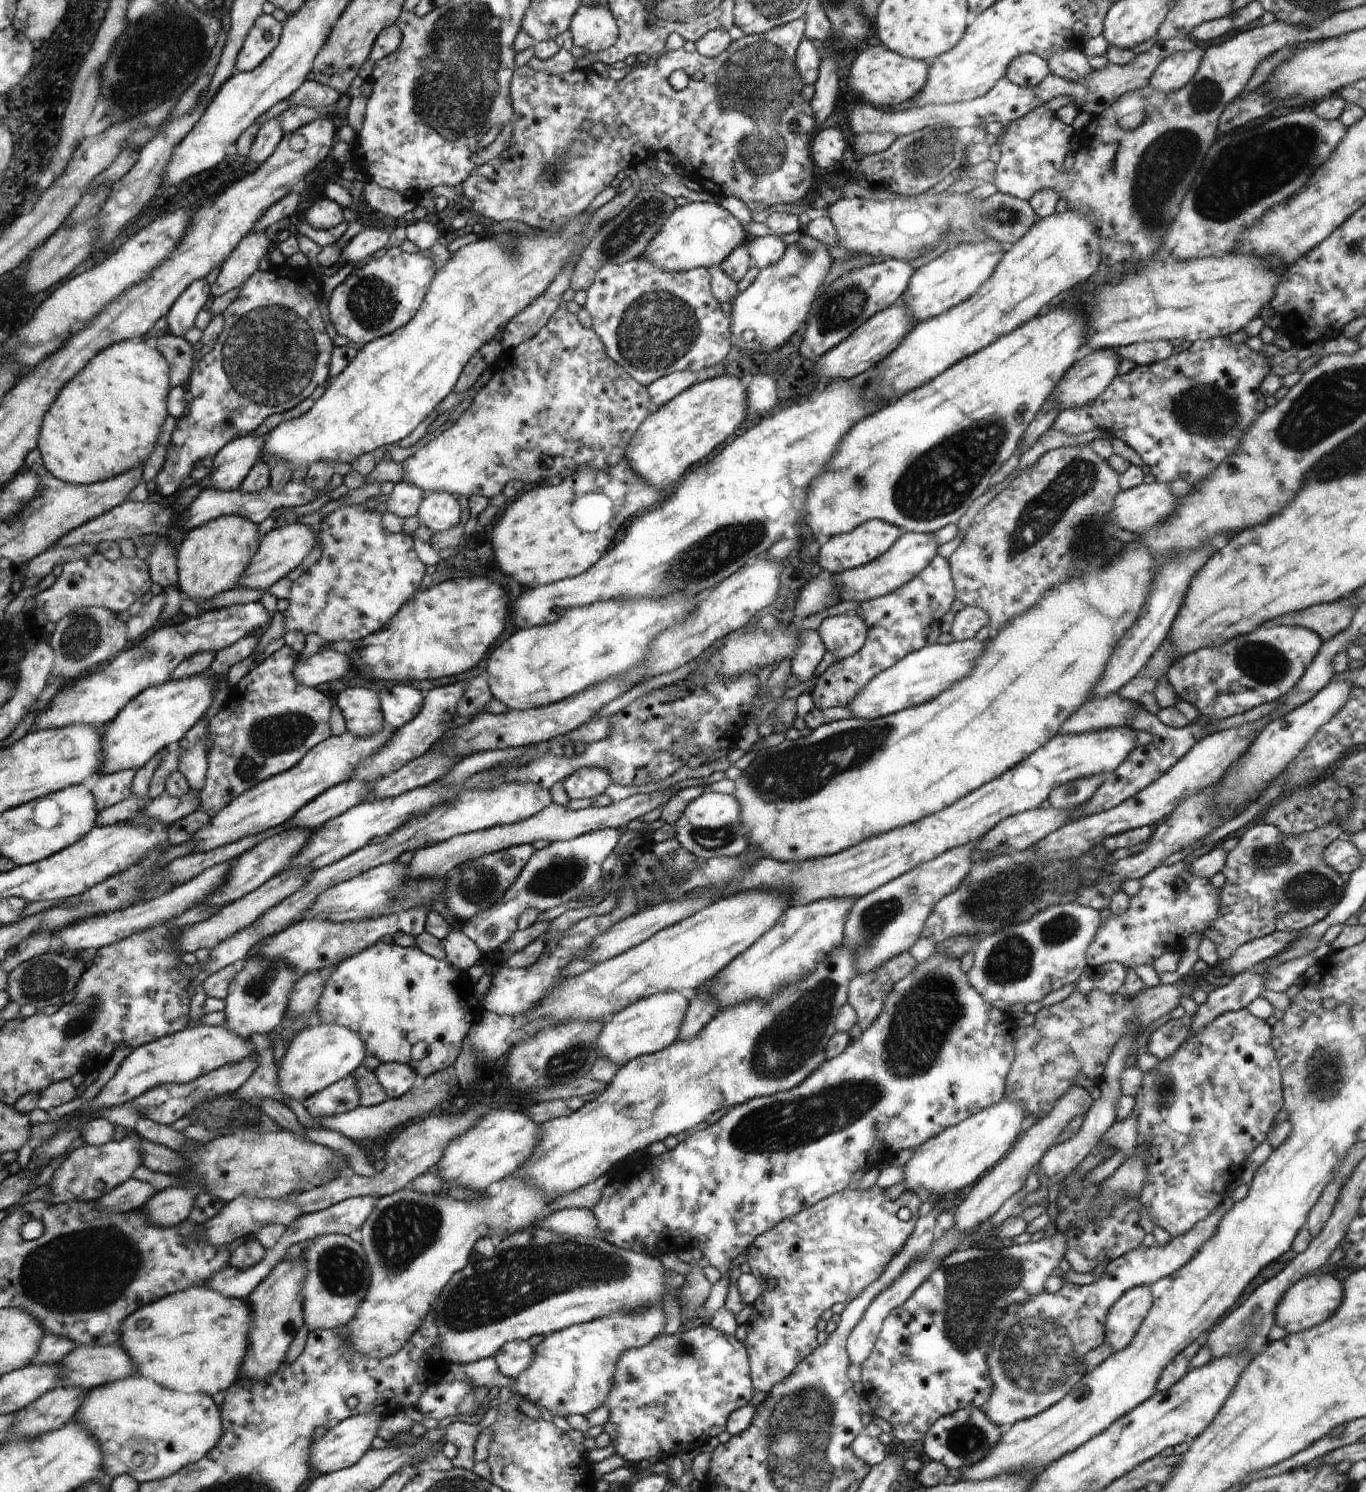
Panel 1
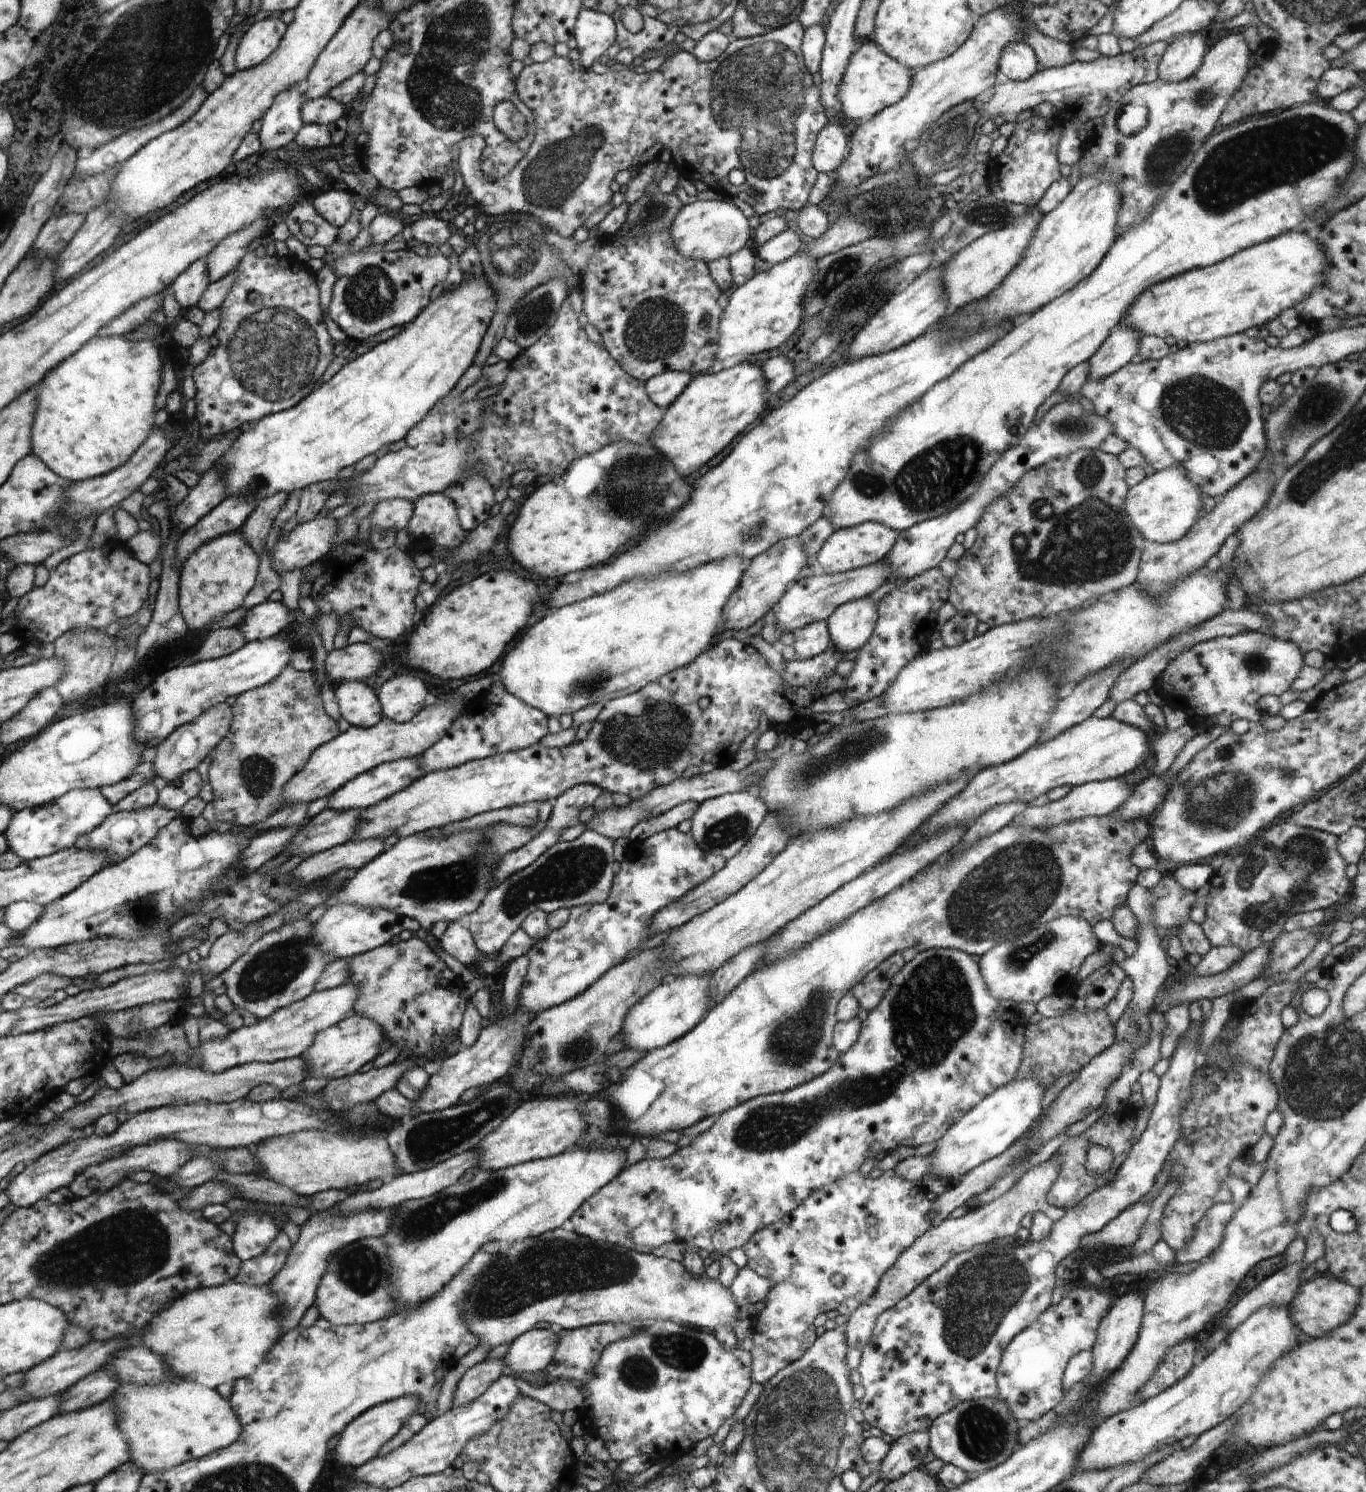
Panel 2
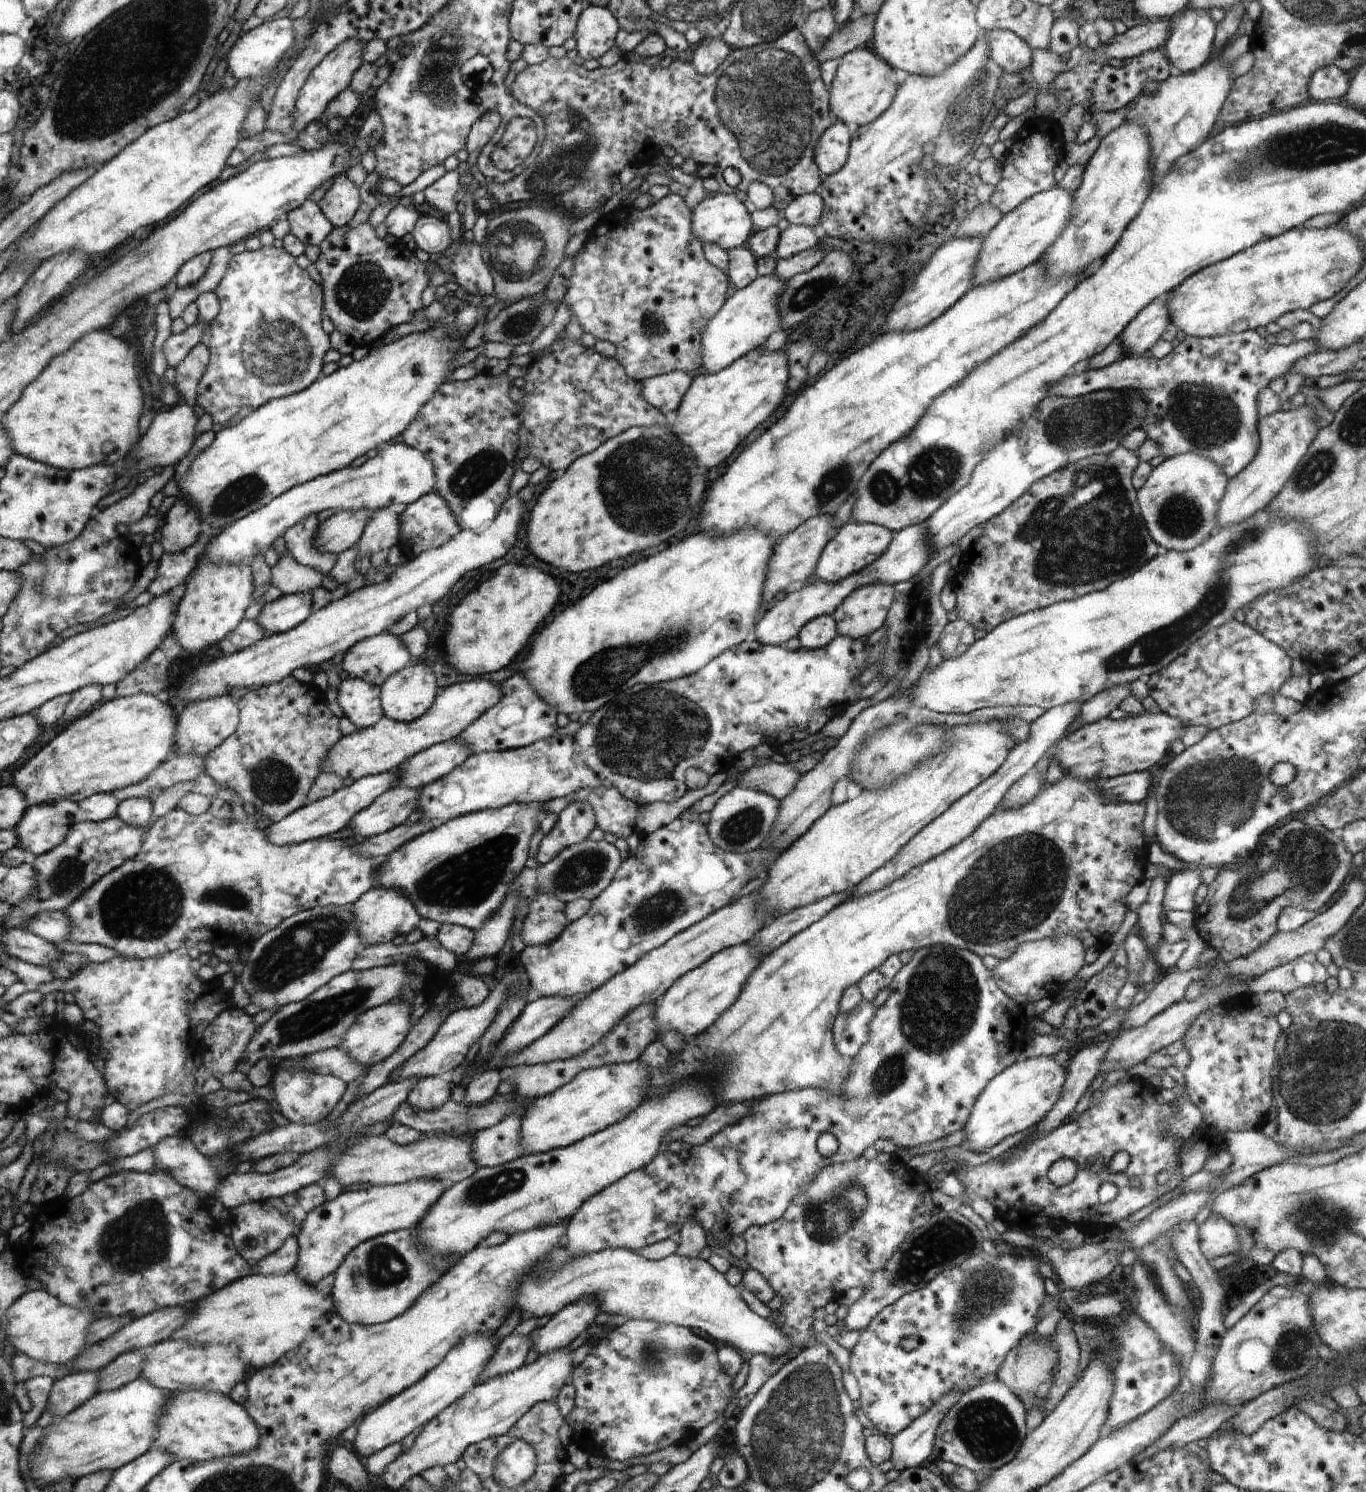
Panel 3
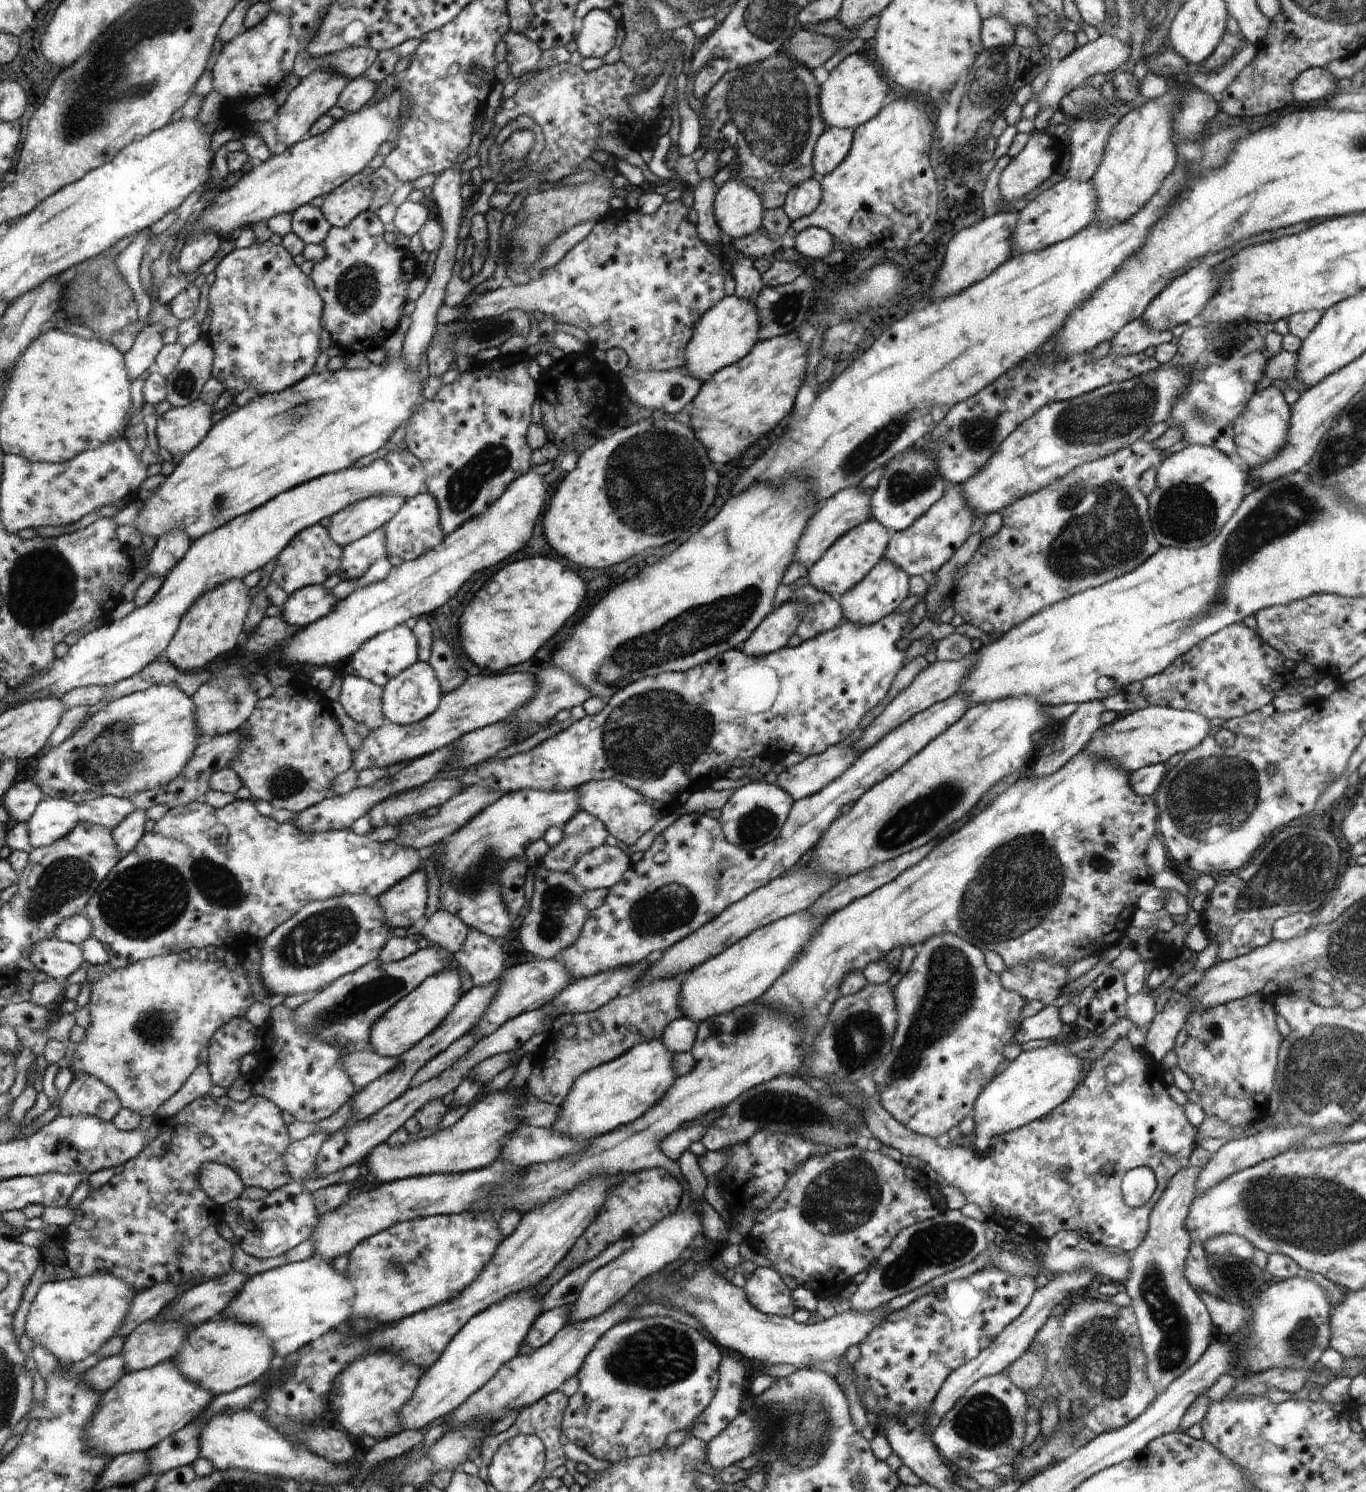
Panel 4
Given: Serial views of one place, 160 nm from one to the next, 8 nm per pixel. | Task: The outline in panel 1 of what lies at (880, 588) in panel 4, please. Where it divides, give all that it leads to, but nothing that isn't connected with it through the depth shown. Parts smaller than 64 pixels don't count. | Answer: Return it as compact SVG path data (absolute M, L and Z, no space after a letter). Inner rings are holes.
M855 612L826 618L821 621L821 625L816 630L823 640L825 649L832 653L837 661L851 657L855 652L858 652L865 643L867 633L864 621Z

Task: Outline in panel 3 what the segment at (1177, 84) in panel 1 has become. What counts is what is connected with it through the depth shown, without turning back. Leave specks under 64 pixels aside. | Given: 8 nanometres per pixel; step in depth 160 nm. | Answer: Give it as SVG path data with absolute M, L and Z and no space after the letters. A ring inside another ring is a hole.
M1186 8L1170 21L1166 54L1174 72L1198 70L1211 58L1216 23L1208 11Z

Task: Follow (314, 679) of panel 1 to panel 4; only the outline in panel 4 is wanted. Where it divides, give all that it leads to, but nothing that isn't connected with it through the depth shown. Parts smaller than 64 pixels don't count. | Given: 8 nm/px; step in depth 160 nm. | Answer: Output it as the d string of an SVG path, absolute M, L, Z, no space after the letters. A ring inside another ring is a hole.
M404 623L400 624L390 631L374 636L350 658L350 666L355 675L362 676L383 688L391 679L395 679L406 668L413 667L418 662L419 643L416 634L412 634Z

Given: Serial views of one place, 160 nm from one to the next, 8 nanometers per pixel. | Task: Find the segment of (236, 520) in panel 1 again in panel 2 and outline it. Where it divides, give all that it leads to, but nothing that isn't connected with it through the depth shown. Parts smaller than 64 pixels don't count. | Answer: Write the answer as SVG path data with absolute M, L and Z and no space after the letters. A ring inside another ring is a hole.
M241 530L204 541L202 546L188 554L179 570L179 609L189 629L206 632L206 626L240 606L256 584L258 555Z

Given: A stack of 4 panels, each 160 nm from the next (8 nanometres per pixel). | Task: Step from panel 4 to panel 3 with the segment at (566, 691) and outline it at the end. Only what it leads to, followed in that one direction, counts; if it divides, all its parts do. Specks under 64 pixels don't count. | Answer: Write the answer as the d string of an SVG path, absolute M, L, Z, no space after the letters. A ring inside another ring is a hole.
M514 674L508 680L500 682L500 686L501 692L504 693L500 702L490 707L476 722L470 723L464 732L454 739L469 747L469 752L472 754L525 747L550 738L557 732L556 709L535 694L532 685L523 674Z

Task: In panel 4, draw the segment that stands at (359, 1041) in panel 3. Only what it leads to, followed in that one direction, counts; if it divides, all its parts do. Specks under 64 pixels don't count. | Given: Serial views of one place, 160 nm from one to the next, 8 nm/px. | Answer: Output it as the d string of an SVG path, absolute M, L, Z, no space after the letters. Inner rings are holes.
M454 963L431 975L415 991L410 992L405 999L400 1000L377 1020L371 1036L373 1052L397 1058L418 1046L426 1036L432 1035L449 1018L454 1008L461 1002L464 987L461 969Z

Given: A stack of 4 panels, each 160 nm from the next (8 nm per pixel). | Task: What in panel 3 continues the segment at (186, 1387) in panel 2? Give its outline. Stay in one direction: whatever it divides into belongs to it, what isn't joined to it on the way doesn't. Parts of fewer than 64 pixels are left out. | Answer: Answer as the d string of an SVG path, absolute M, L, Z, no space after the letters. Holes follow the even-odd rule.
M198 1389L172 1392L168 1412L151 1448L166 1451L174 1461L188 1459L200 1462L242 1455L257 1450L261 1442L258 1424L241 1404L233 1401L230 1395Z

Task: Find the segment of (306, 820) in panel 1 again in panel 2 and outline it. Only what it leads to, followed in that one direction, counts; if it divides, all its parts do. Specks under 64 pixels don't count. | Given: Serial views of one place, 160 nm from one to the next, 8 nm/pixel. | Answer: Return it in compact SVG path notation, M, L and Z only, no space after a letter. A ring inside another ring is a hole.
M419 757L396 759L382 763L380 766L373 768L372 771L365 772L364 775L358 775L356 779L349 780L344 787L333 792L328 798L326 809L342 812L374 806L381 800L403 791L409 784L413 783L413 780L419 779L422 775L424 774L419 765Z

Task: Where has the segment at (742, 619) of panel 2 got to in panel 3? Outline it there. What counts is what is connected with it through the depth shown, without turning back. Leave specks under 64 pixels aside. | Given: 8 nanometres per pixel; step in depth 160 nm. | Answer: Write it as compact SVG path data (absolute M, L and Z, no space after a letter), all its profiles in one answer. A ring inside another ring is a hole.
M822 515L808 519L802 523L796 531L789 532L778 542L778 556L774 556L774 568L770 568L770 588L766 588L766 602L770 602L778 592L788 590L790 584L794 582L806 582L812 572L816 571L816 562L830 540L835 529L830 526L833 515Z

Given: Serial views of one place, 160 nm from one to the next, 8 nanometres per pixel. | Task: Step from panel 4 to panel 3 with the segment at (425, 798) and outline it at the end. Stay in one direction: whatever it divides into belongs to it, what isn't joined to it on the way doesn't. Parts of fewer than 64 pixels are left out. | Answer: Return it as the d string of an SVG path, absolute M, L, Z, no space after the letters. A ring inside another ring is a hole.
M394 787L386 789L348 821L350 837L370 838L404 823L416 810L419 789Z

